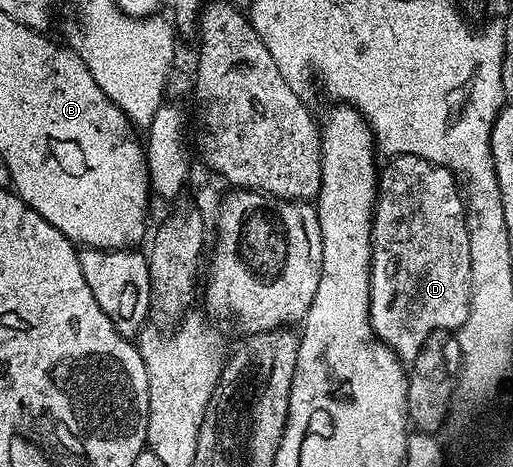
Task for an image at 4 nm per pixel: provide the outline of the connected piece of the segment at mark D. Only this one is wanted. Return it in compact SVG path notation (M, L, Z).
M394 155L391 156L387 160L388 163L383 164L382 170L378 175L378 194L376 196L376 205L372 213L372 271L370 272L370 313L368 316L370 317L370 321L372 322L372 332L380 338L383 343L385 343L390 350L392 350L396 356L400 358L401 363L405 365L411 365L414 361L414 357L418 357L418 349L424 344L426 341L426 337L430 335L430 333L434 333L435 331L442 331L445 333L455 332L457 329L464 324L466 321L466 317L468 316L468 309L470 307L470 293L472 292L472 282L470 281L470 237L468 236L468 220L466 218L466 200L462 194L461 184L458 182L455 175L453 175L452 171L449 167L443 167L438 163L431 163L430 161L423 159L422 157L418 157L417 155Z

